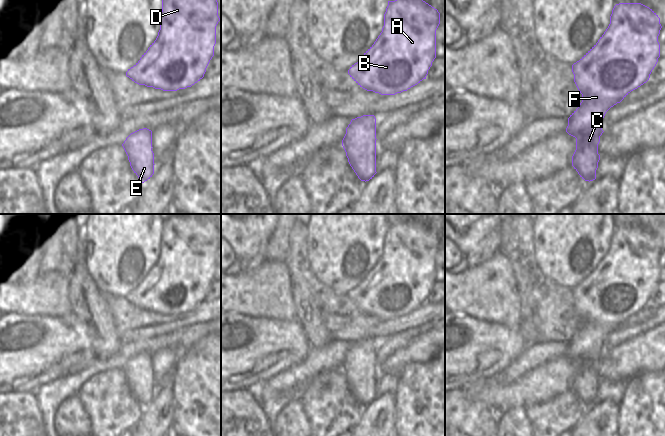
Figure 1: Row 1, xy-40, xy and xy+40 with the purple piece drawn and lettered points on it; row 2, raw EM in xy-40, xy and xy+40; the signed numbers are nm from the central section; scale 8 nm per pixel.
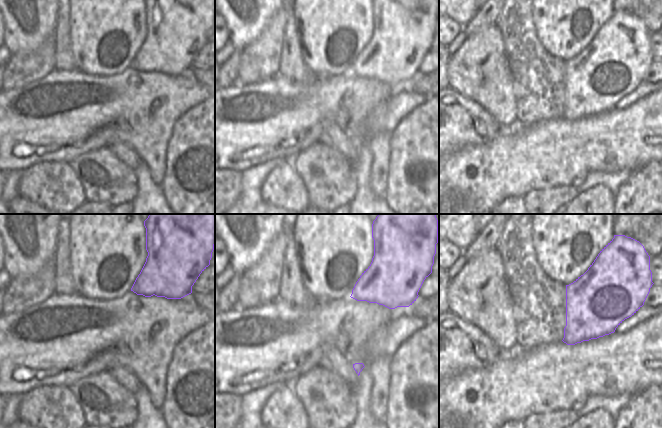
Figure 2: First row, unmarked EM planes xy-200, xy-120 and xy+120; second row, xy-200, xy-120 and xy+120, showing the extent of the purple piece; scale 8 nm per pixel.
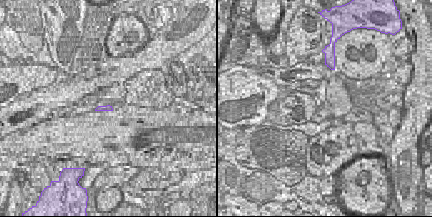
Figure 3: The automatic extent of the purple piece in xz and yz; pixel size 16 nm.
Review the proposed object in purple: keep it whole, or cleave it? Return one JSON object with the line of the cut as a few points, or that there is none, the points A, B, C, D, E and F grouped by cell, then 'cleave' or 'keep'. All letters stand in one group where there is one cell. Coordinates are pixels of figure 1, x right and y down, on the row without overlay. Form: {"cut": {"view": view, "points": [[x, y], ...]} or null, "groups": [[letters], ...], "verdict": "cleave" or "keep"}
{"cut": null, "groups": [["A", "B", "C", "D", "E", "F"]], "verdict": "keep"}

